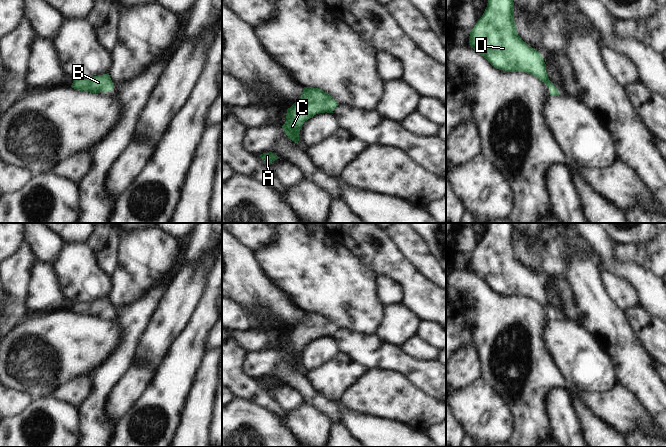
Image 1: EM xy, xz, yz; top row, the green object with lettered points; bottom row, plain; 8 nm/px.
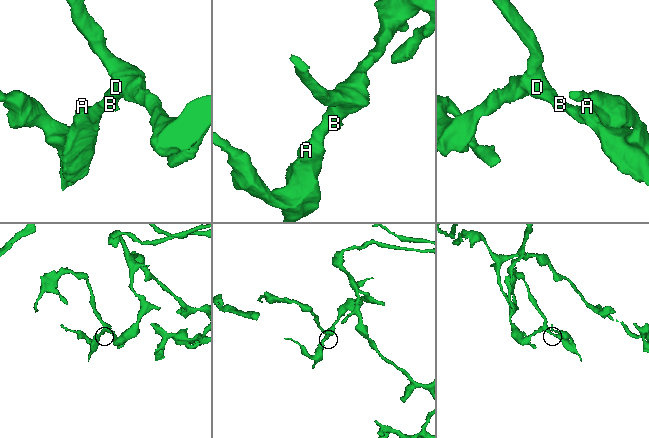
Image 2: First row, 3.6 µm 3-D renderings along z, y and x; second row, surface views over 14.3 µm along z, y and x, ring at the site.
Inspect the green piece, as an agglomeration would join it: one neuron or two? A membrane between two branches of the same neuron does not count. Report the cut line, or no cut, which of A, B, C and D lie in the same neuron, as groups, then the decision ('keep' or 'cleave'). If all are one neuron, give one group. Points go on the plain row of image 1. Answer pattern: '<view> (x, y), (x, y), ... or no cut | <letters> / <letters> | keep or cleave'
no cut | A B C D | keep

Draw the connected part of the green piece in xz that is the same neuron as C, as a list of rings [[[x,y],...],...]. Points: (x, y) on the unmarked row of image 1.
[[[304,311],[301,321],[287,333],[286,346],[282,352],[288,362],[298,368],[304,346],[318,337],[333,337],[338,328],[322,313]]]

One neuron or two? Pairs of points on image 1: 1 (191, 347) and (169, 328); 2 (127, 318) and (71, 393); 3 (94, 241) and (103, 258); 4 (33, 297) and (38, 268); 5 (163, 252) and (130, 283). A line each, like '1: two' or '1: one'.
1: two
2: two
3: one
4: one
5: one

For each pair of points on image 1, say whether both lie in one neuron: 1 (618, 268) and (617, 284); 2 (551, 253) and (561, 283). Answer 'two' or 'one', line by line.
1: two
2: two

